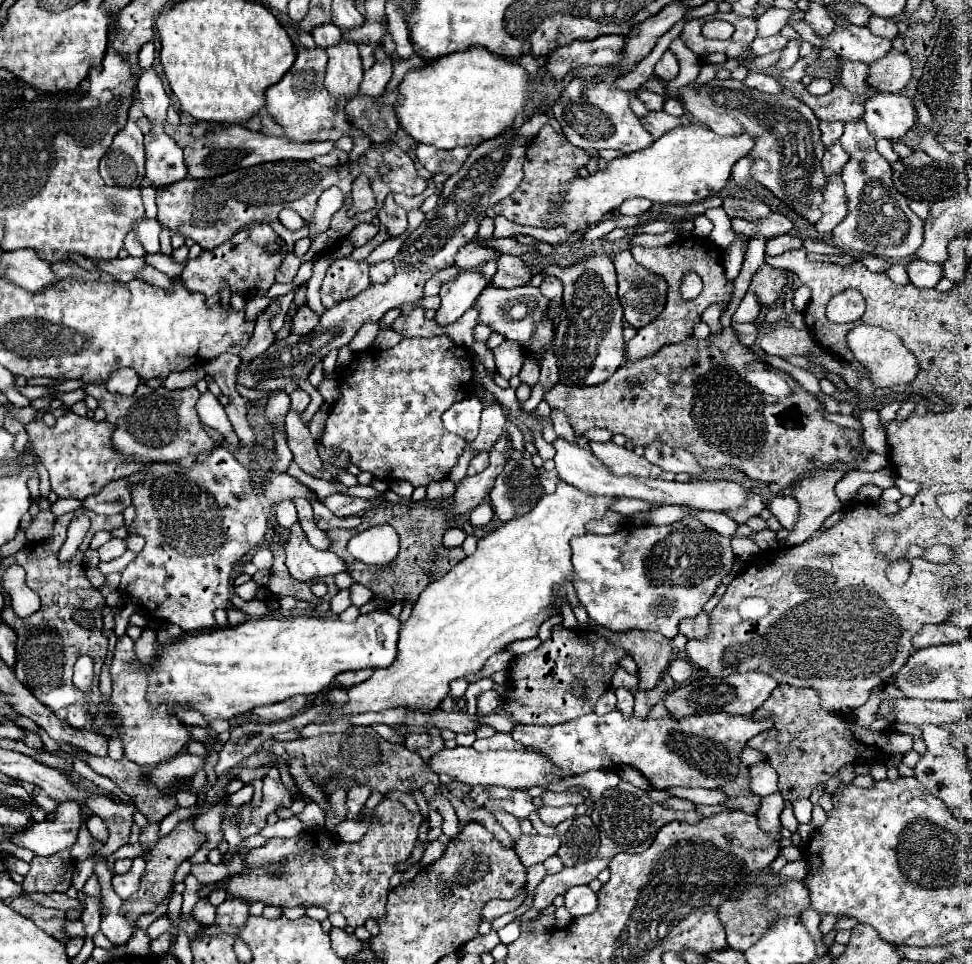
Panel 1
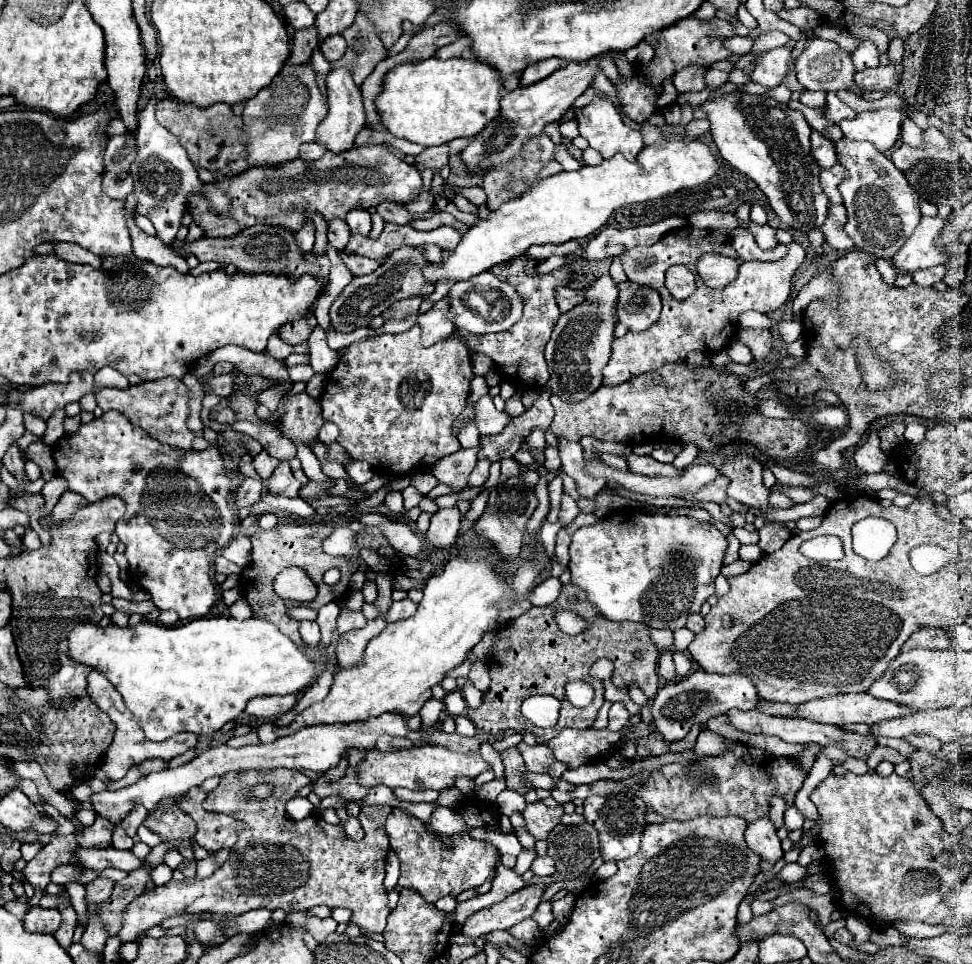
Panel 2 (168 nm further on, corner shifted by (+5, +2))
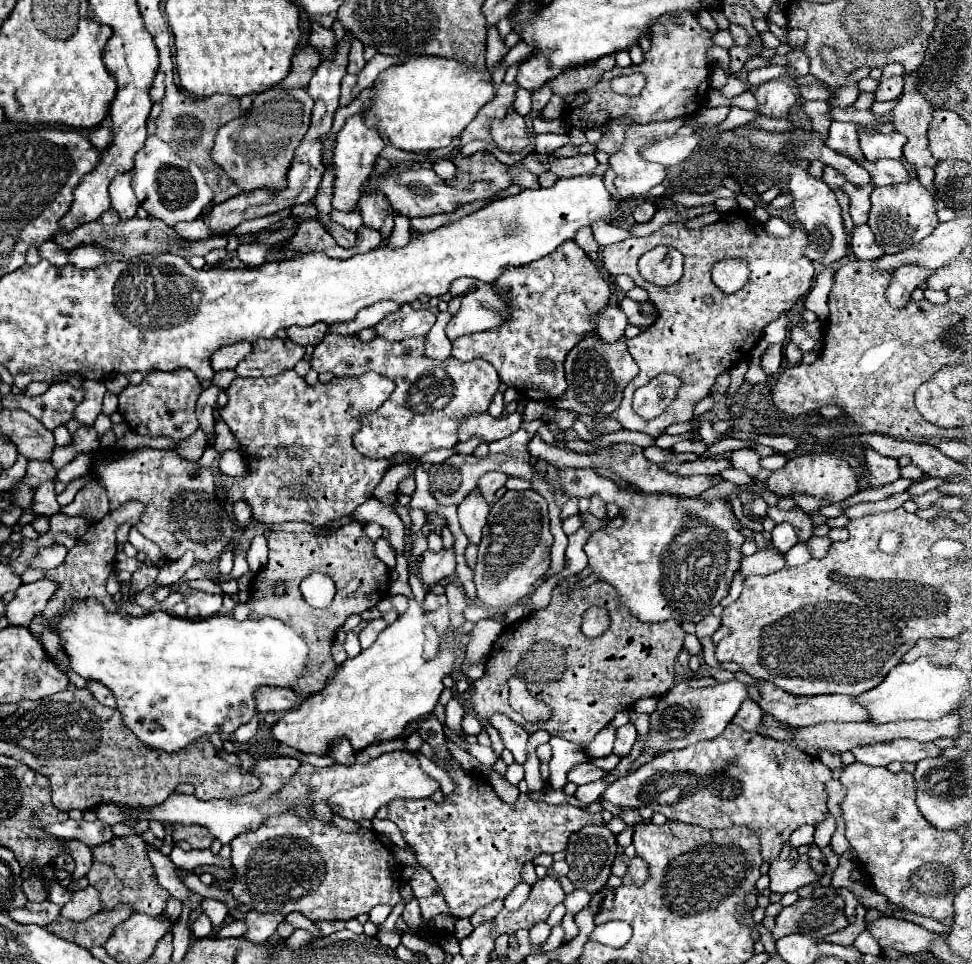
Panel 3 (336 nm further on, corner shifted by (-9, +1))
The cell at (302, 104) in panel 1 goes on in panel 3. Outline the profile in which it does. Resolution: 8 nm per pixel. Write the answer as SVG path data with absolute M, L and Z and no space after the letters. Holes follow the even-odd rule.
M274 87L256 95L246 117L228 121L216 133L212 147L214 163L238 183L242 193L252 193L256 189L282 191L286 187L286 173L294 159L294 149L300 145L310 127L312 107L314 101L306 89ZM242 129L248 131L248 137L242 143L236 143L234 139Z

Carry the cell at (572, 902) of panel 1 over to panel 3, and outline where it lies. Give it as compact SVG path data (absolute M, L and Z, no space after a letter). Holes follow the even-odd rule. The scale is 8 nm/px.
M566 913L564 921L562 921L562 929L564 929L564 933L566 933L566 943L570 943L570 941L578 935L578 927L576 927L576 923L574 923L574 915Z

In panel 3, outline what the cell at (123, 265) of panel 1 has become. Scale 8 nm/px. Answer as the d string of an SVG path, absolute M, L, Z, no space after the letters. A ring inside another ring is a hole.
M48 241L48 243L44 243L44 245L38 247L38 253L40 253L42 259L46 259L46 261L52 263L52 265L66 265L70 251L64 251L64 249L60 249L54 241L52 241L52 243Z

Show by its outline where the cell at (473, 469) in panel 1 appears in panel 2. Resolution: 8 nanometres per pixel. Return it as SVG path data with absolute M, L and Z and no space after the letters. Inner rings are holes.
M486 458L478 460L478 464L474 466L474 470L470 472L470 478L468 478L468 484L470 486L482 486L488 478L488 468L490 468L490 462Z

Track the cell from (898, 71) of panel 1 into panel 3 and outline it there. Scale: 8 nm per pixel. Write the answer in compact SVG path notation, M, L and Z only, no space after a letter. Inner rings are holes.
M904 77L880 79L880 85L876 89L876 101L894 101L902 95L902 89L904 89Z

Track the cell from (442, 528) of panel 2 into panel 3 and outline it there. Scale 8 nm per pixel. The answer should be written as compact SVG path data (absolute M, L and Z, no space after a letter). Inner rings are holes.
M442 549L440 553L426 551L422 565L420 565L420 579L426 587L432 587L440 583L442 579L446 579L448 575L452 575L454 567L456 567L454 549L448 549L448 551Z

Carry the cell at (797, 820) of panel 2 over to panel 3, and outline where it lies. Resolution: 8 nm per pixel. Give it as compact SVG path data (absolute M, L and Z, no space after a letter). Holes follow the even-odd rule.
M810 825L798 827L798 829L790 835L790 849L798 849L798 847L802 847L802 845L810 845L810 843L812 843L812 837L814 837L814 827L810 827Z

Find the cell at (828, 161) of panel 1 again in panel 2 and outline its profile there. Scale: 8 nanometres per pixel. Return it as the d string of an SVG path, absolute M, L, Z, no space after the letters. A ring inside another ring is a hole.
M838 162L820 172L820 186L822 186L824 194L830 198L830 204L842 202L842 196L838 192L838 184L840 184L842 178L844 178L844 166L838 164Z

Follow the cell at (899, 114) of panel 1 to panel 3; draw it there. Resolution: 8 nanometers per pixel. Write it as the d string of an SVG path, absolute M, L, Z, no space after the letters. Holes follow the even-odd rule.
M860 133L860 149L870 163L878 159L902 159L902 147L906 145L906 137L902 133L888 135L870 135Z

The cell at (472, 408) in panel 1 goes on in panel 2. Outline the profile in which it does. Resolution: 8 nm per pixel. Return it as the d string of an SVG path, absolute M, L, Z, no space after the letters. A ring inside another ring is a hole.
M474 420L462 424L456 438L458 438L458 442L462 444L462 448L472 448L472 446L476 446L476 444L480 442L480 432L478 432Z

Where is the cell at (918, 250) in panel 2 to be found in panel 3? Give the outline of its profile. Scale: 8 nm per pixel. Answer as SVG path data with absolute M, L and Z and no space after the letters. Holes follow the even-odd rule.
M902 265L898 267L892 277L890 277L890 285L886 289L886 299L892 307L900 309L904 307L904 303L908 303L912 291L916 287L920 287L928 277L930 277L932 271L928 269L922 269L922 267L912 267L912 265Z

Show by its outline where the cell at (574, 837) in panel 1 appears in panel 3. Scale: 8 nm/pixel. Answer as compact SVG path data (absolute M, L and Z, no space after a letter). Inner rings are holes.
M586 825L578 833L574 833L568 841L566 863L570 865L568 879L576 889L584 889L588 893L598 893L606 887L608 877L612 875L612 865L616 857L616 835L606 825Z

